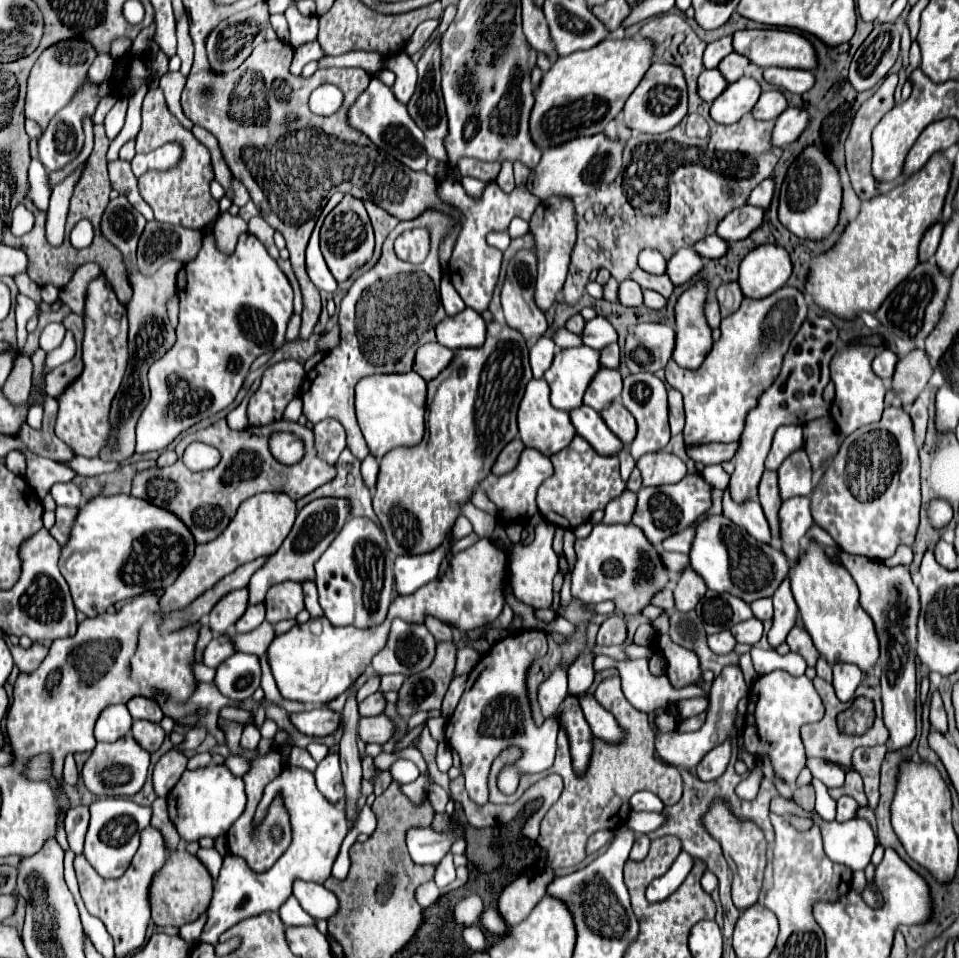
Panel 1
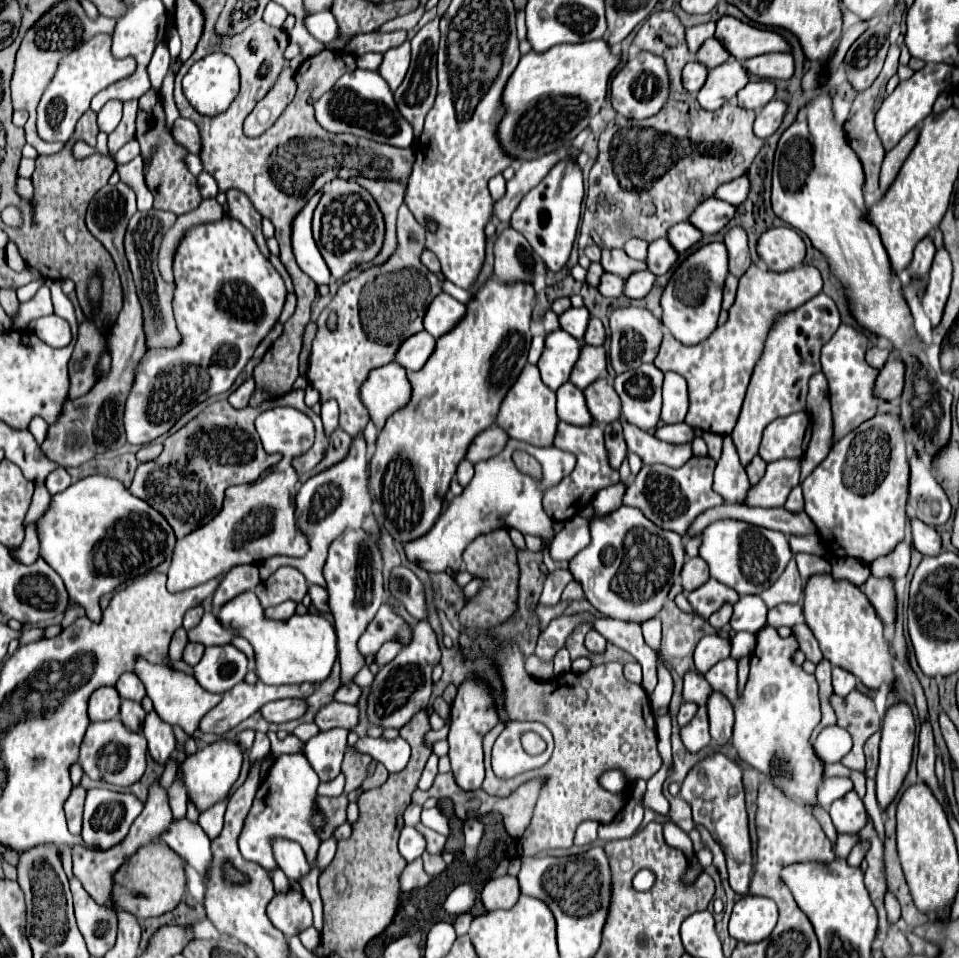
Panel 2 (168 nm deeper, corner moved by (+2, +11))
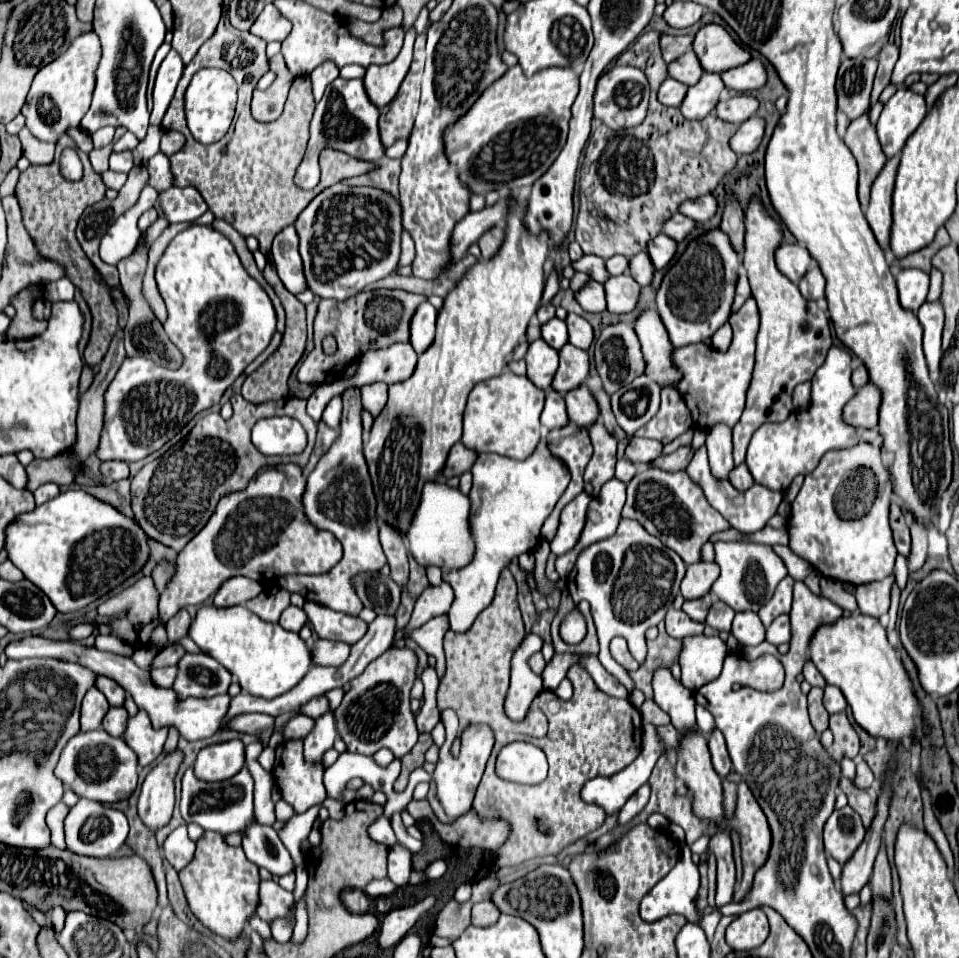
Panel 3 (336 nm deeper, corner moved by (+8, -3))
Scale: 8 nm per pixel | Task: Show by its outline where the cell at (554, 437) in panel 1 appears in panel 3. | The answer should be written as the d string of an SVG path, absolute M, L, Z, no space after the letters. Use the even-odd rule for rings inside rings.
M504 370L492 380L484 380L472 388L464 412L462 444L474 452L494 452L506 458L524 460L540 442L540 414L544 406L544 390L536 388L526 376Z

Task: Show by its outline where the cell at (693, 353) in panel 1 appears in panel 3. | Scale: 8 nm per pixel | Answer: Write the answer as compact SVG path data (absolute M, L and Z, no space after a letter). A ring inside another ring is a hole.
M714 228L690 240L684 254L670 266L658 288L656 304L670 342L676 348L706 340L730 318L740 264L742 260L732 248L728 234L724 234L720 228Z

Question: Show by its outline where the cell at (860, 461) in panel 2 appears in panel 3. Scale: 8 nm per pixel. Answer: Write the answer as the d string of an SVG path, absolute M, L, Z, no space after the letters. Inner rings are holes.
M860 442L846 450L826 452L790 504L788 548L826 578L854 586L884 580L892 574L898 554L888 524L890 494L892 480L882 464L880 448Z

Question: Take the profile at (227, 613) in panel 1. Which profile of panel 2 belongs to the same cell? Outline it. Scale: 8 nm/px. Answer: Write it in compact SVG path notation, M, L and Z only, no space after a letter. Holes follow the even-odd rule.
M256 564L234 566L234 570L230 570L222 578L220 586L214 592L214 598L212 598L214 610L218 610L222 604L230 602L238 594L242 594L246 590L254 590L258 586L258 582L260 582L260 576L258 576L258 566Z

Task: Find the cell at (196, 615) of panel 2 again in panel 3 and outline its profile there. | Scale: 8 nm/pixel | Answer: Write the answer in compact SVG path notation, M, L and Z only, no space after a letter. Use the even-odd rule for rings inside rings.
M182 608L176 616L172 616L168 622L166 622L166 632L168 632L168 640L170 642L176 642L180 638L184 638L188 634L188 628L190 628L190 614Z

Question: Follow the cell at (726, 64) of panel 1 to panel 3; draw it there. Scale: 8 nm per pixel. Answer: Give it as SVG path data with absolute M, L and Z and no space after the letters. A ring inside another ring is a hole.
M692 50L684 52L680 58L676 58L674 62L668 64L668 76L686 84L686 86L692 86L700 80L702 76L702 66L700 66L700 60L696 58L696 54Z

